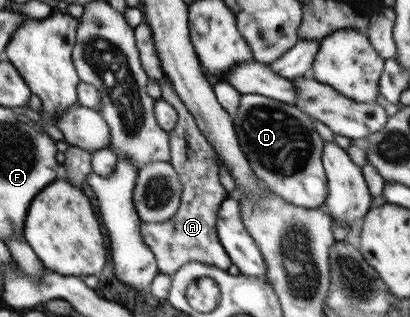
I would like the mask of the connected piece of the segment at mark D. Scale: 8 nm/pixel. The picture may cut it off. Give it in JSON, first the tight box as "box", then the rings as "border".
{"box":[232,93,328,208],"border":[[[258,93],[241,95],[239,108],[232,118],[240,149],[246,157],[246,161],[250,163],[254,175],[262,180],[265,186],[296,206],[316,208],[325,202],[328,194],[328,180],[326,180],[322,162],[324,140],[316,131],[312,118],[296,106],[278,102]]]}

